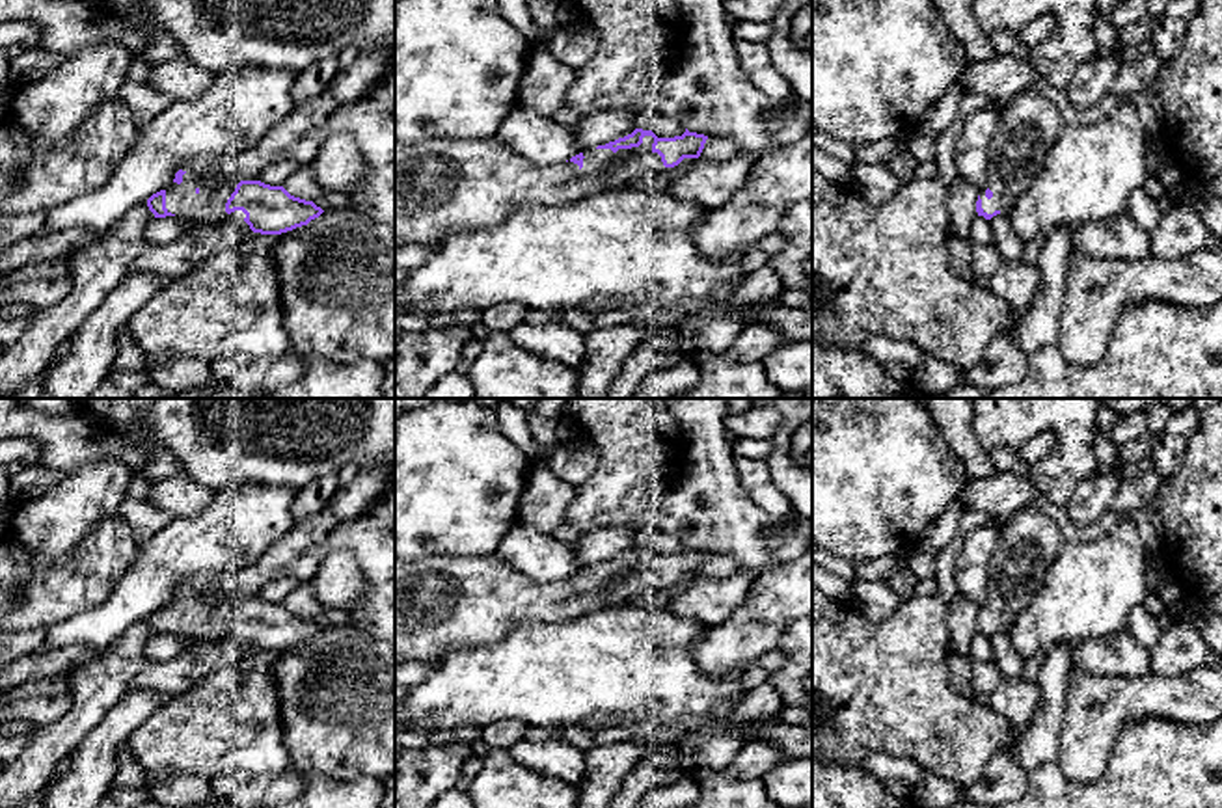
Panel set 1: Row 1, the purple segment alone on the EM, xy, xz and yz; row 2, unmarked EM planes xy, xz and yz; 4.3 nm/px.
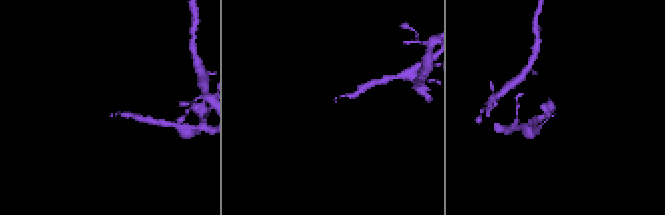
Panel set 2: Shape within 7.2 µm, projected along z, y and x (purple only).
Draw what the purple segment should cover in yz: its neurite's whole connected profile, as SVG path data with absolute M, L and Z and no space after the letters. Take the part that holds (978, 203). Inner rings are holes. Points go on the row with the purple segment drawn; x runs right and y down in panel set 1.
M1036 88L1008 104L989 145L989 173L976 201L978 216L991 220L1013 209L1017 197L1030 190L1062 128L1058 106Z

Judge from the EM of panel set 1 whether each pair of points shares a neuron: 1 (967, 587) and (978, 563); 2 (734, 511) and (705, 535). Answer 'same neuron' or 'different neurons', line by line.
1: same neuron
2: same neuron

